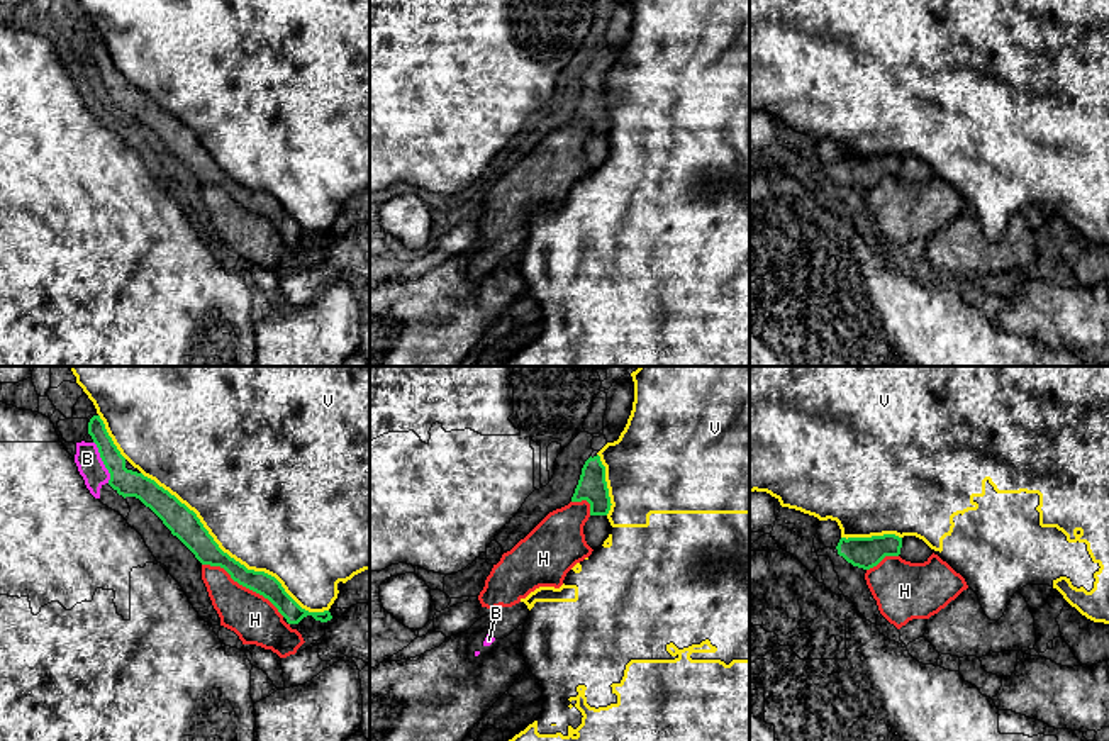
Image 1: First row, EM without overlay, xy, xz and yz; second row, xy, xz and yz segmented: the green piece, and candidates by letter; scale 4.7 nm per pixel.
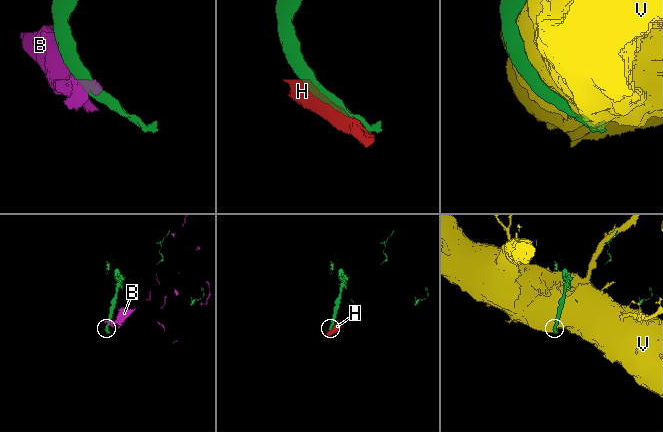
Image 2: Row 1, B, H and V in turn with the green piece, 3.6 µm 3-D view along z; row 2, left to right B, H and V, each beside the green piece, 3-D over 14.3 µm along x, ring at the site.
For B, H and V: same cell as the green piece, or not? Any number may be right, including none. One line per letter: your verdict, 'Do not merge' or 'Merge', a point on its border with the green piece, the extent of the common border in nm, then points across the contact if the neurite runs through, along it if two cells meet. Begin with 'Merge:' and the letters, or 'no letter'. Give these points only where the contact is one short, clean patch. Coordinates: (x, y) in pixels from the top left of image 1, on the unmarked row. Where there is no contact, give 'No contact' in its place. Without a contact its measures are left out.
Merge: no letter
B: Do not merge. Touches green at xy (102, 80). Shared border 220 nm
H: Do not merge. Touches green at xy (243, 206). Shared border 460 nm
V: Do not merge. Touches green at xy (229, 177). Shared border 1100 nm

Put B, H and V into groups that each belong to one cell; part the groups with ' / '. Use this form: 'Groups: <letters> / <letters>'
Groups: B H / V

